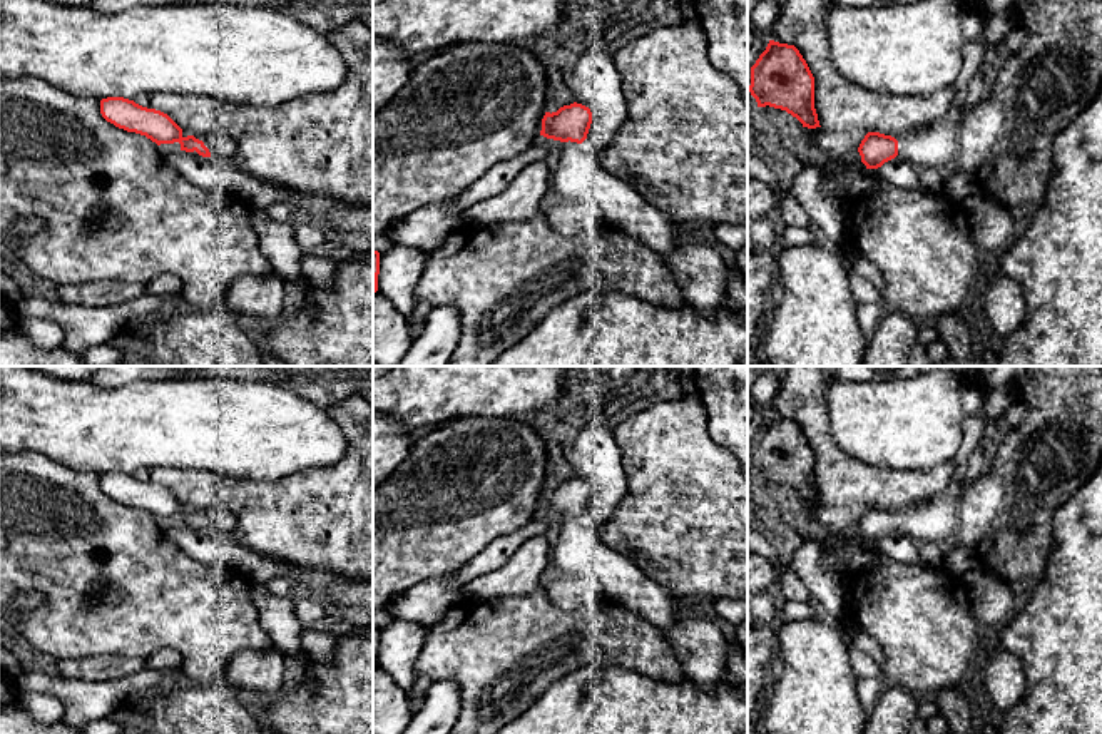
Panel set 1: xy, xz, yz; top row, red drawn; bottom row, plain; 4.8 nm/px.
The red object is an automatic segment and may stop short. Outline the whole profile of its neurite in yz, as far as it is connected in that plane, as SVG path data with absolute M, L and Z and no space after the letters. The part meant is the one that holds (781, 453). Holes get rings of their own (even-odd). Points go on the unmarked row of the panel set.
M769 415L751 441L749 466L758 482L786 485L808 503L821 502L814 483L814 451L794 420Z

